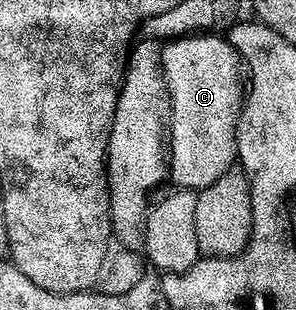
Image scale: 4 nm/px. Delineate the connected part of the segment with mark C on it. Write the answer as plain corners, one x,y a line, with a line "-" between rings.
193,33
187,37
174,39
166,42
161,48
162,73
165,74
166,89
169,90
171,116
170,116
170,164
169,177
174,181
173,184
180,190
200,191
215,183
225,172
232,170
237,161
237,119
240,115
243,102
243,60
237,54
236,49
229,44
228,38
222,37
217,33

